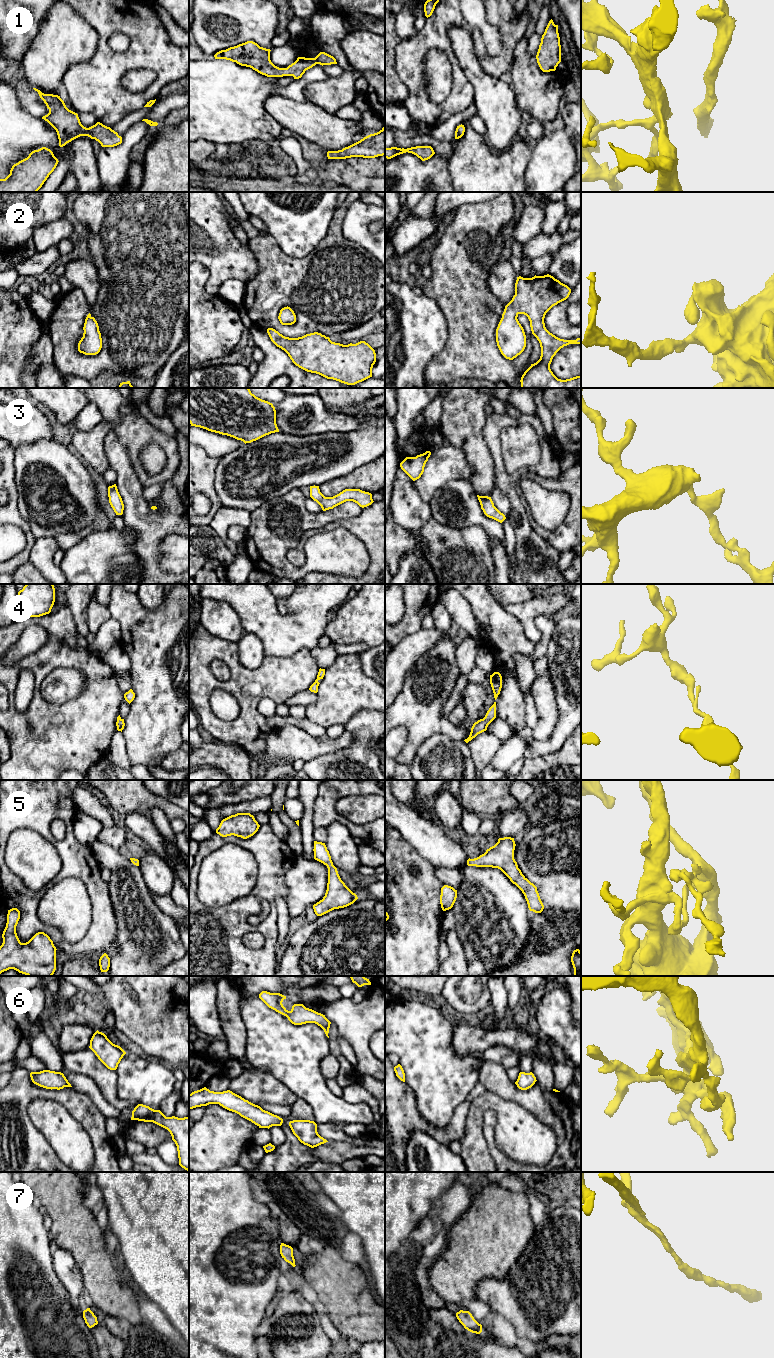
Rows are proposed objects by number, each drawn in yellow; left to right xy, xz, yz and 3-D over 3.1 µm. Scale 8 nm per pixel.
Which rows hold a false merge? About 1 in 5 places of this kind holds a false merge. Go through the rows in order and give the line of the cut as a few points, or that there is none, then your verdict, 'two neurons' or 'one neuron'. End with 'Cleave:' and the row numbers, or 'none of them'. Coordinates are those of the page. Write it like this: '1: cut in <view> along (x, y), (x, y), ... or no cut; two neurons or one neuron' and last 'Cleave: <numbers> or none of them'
1: no cut; one neuron
2: no cut; one neuron
3: no cut; one neuron
4: no cut; one neuron
5: no cut; one neuron
6: no cut; one neuron
7: no cut; one neuron
Cleave: none of them

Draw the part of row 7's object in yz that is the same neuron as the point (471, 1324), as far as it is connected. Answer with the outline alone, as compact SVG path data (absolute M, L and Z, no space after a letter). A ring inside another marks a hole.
M460 1310L456 1313L456 1317L468 1331L476 1334L480 1334L482 1332L482 1325L474 1319L469 1311Z

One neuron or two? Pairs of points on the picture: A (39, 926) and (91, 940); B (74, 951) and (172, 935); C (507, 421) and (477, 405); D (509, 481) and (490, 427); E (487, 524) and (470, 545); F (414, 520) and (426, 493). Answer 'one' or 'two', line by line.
A: one
B: two
C: two
D: one
E: two
F: two

